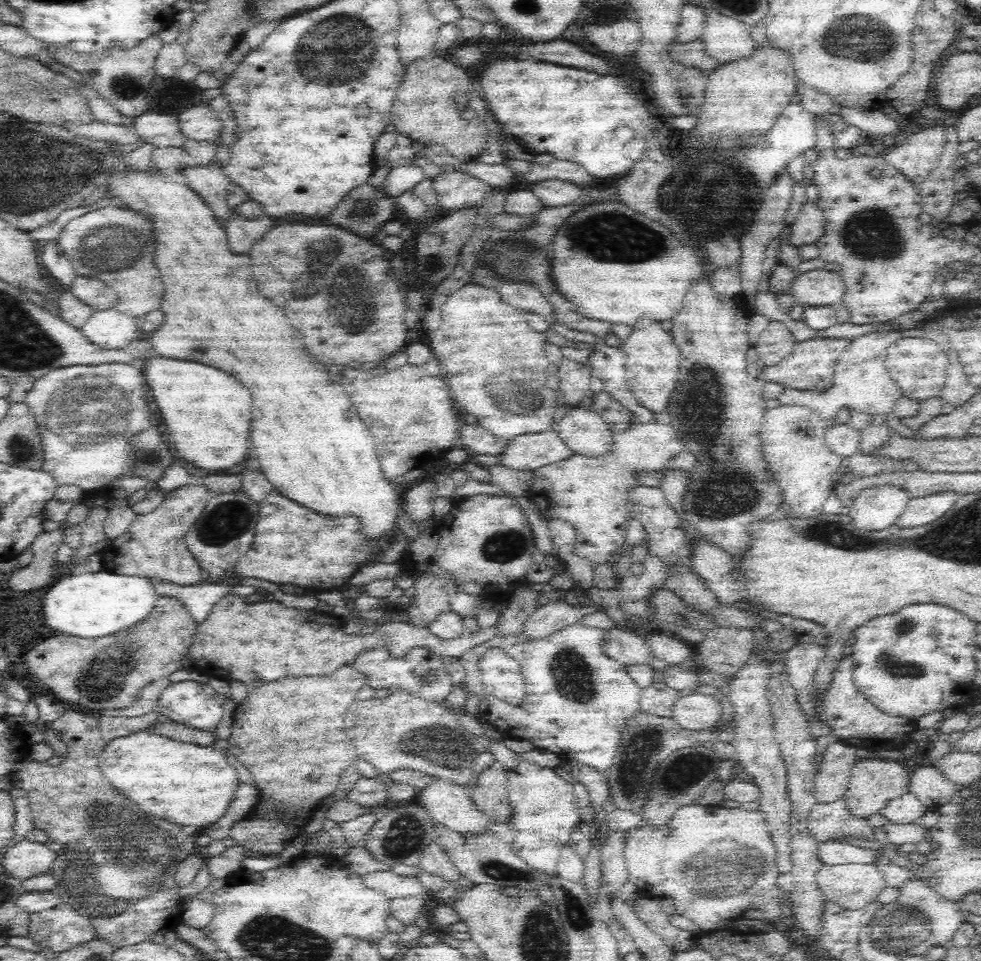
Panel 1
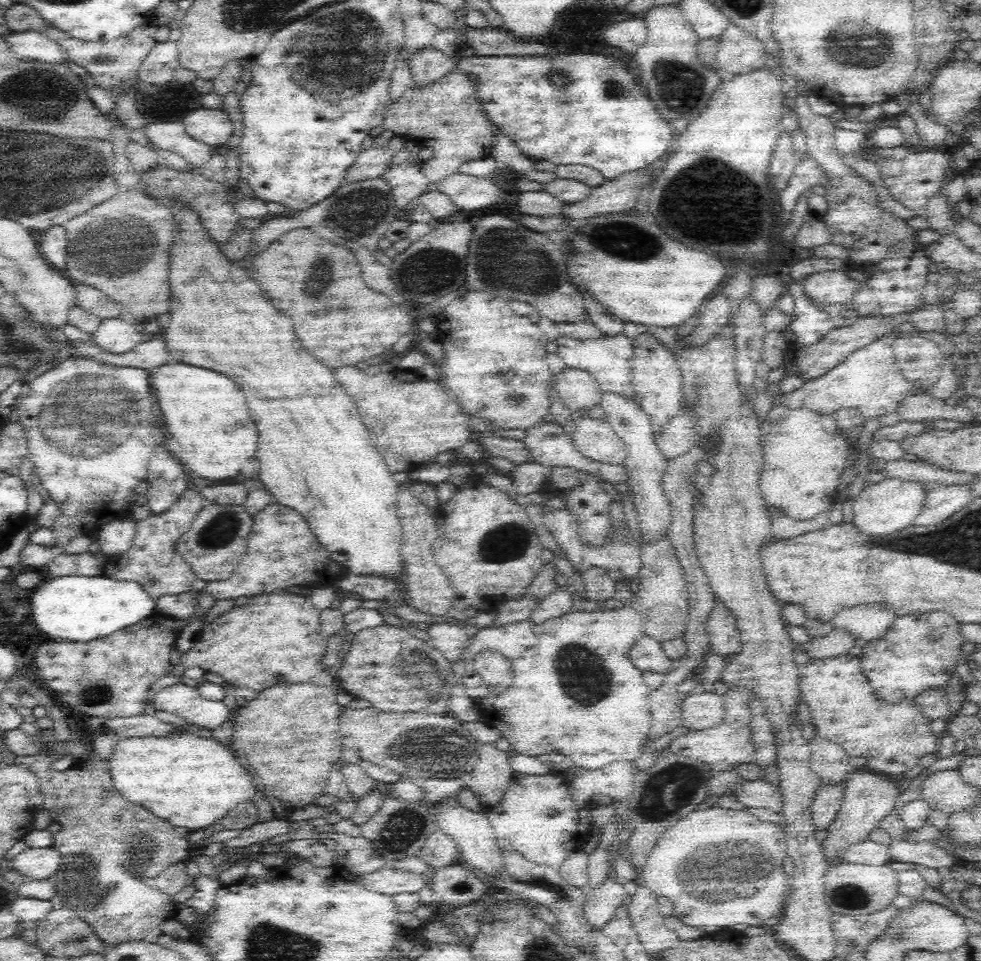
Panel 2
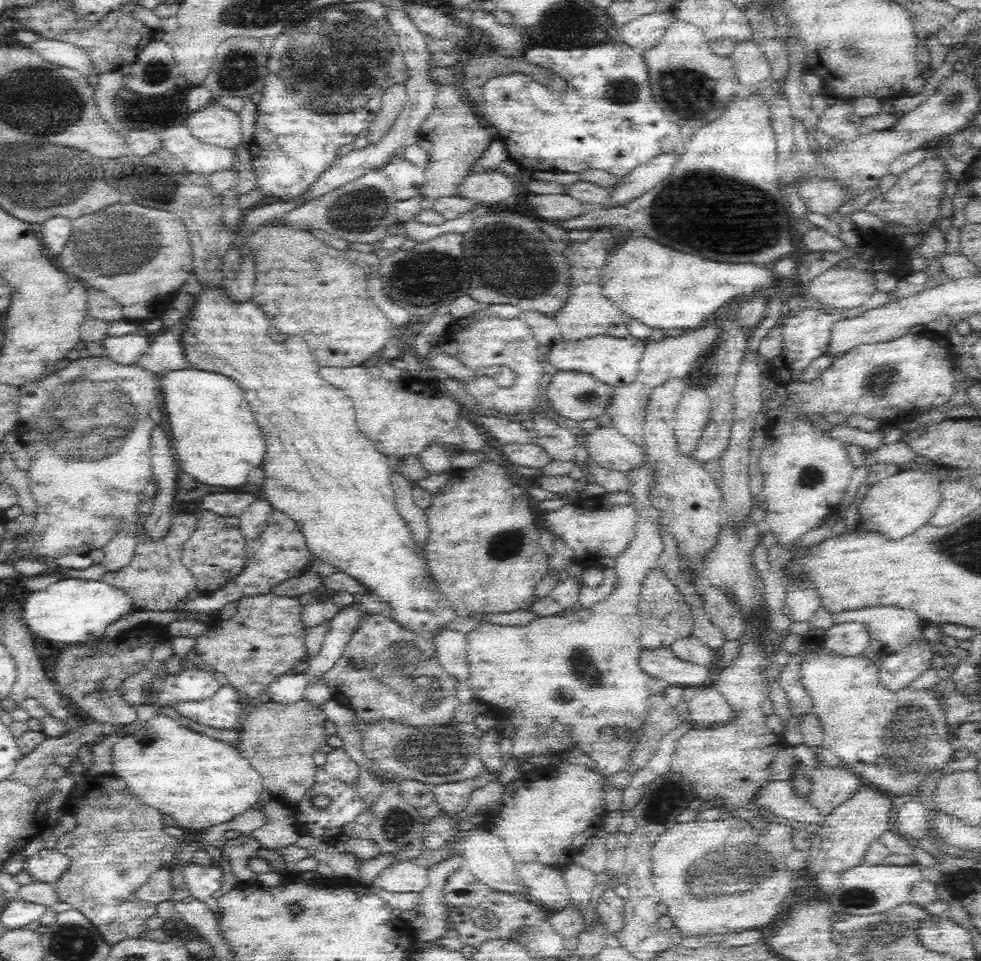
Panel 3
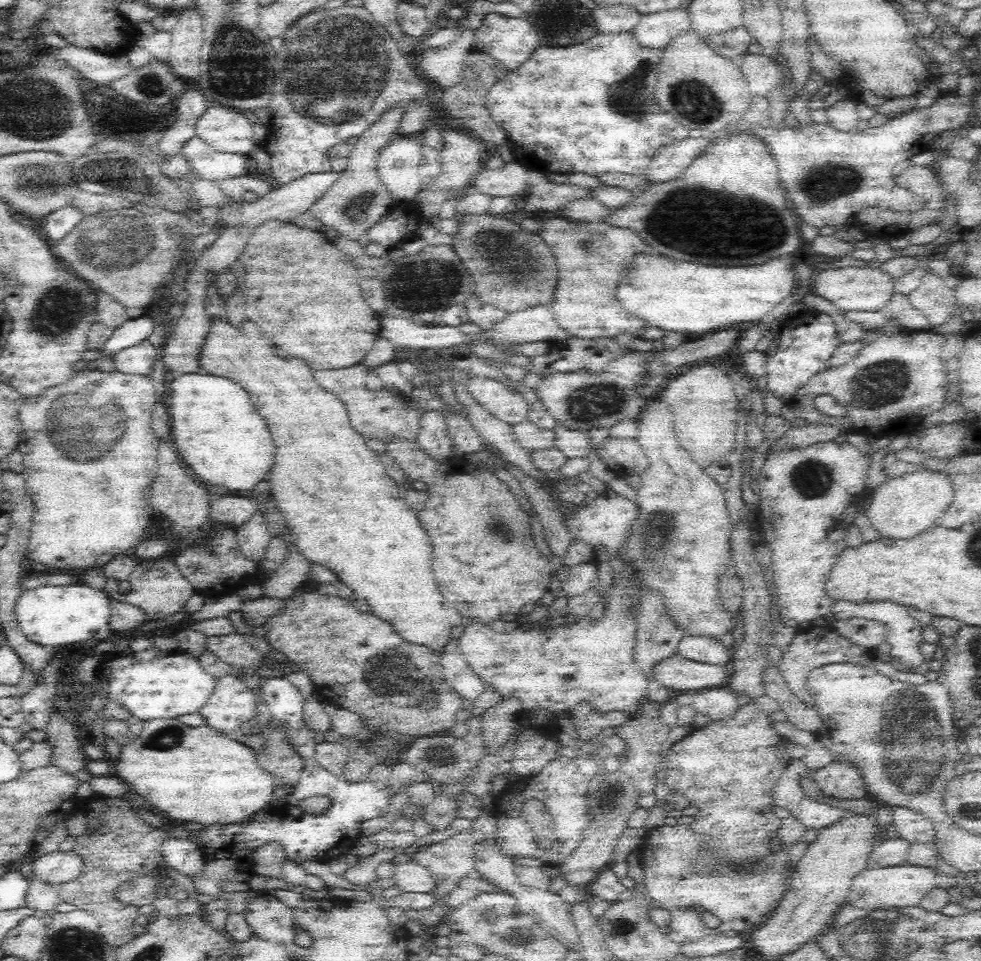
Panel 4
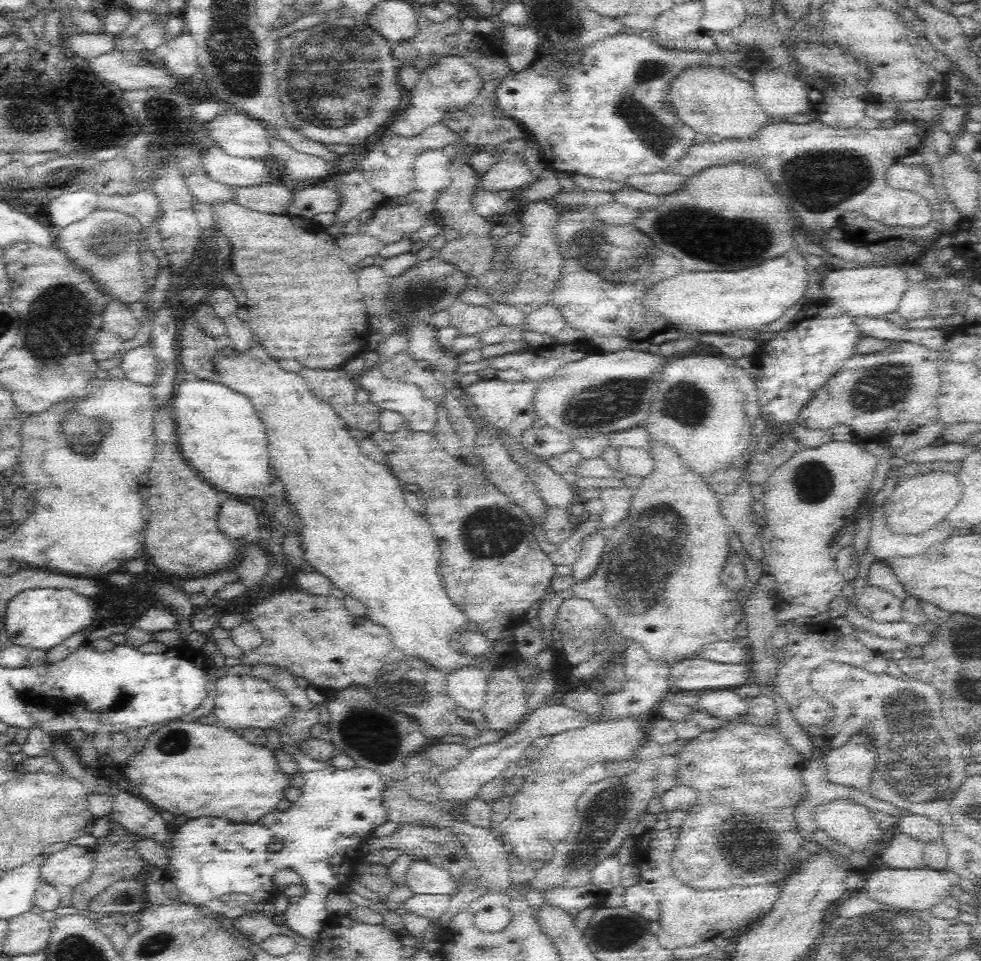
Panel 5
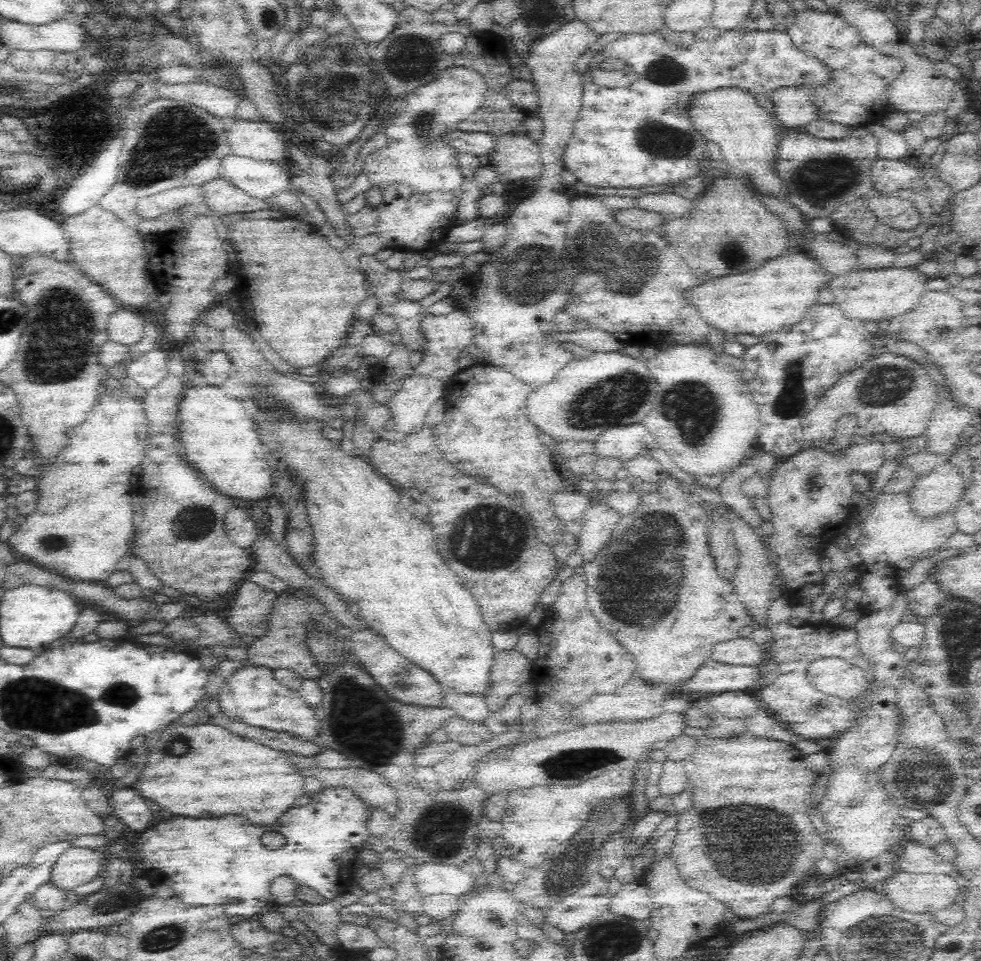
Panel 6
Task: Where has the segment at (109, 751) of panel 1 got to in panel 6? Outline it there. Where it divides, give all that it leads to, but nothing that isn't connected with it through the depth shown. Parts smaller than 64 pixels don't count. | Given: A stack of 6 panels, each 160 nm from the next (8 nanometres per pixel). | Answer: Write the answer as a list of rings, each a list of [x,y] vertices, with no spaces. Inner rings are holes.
[[[204,721],[197,725],[166,729],[158,738],[160,740],[154,744],[156,748],[150,752],[146,768],[133,786],[149,803],[150,800],[156,802],[151,804],[155,809],[162,808],[190,818],[242,814],[252,824],[270,826],[276,824],[286,810],[298,806],[298,798],[304,796],[306,800],[304,776],[284,752],[270,750],[252,742],[252,739],[246,740],[220,726],[204,724]]]

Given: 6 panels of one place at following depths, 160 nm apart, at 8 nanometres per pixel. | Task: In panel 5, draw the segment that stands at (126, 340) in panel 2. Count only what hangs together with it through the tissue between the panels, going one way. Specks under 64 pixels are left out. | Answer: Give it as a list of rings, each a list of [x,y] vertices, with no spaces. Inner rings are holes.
[[[149,344],[131,349],[120,358],[120,367],[126,379],[142,386],[151,386],[157,375],[157,360]]]

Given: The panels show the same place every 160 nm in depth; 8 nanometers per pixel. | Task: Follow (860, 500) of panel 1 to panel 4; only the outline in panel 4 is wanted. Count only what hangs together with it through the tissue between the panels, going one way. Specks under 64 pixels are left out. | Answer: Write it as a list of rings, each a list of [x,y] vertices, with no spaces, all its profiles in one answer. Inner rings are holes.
[[[921,470],[907,475],[890,479],[875,488],[872,503],[866,511],[870,526],[873,526],[880,536],[886,538],[910,540],[917,534],[922,534],[926,529],[932,529],[939,518],[948,510],[954,498],[953,480],[950,476],[938,471]]]

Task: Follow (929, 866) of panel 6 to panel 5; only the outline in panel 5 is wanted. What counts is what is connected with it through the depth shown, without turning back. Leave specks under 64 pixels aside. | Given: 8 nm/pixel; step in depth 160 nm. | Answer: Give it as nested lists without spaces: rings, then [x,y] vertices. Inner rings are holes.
[[[896,832],[890,845],[874,858],[874,864],[890,869],[926,869],[924,849],[924,842]]]

